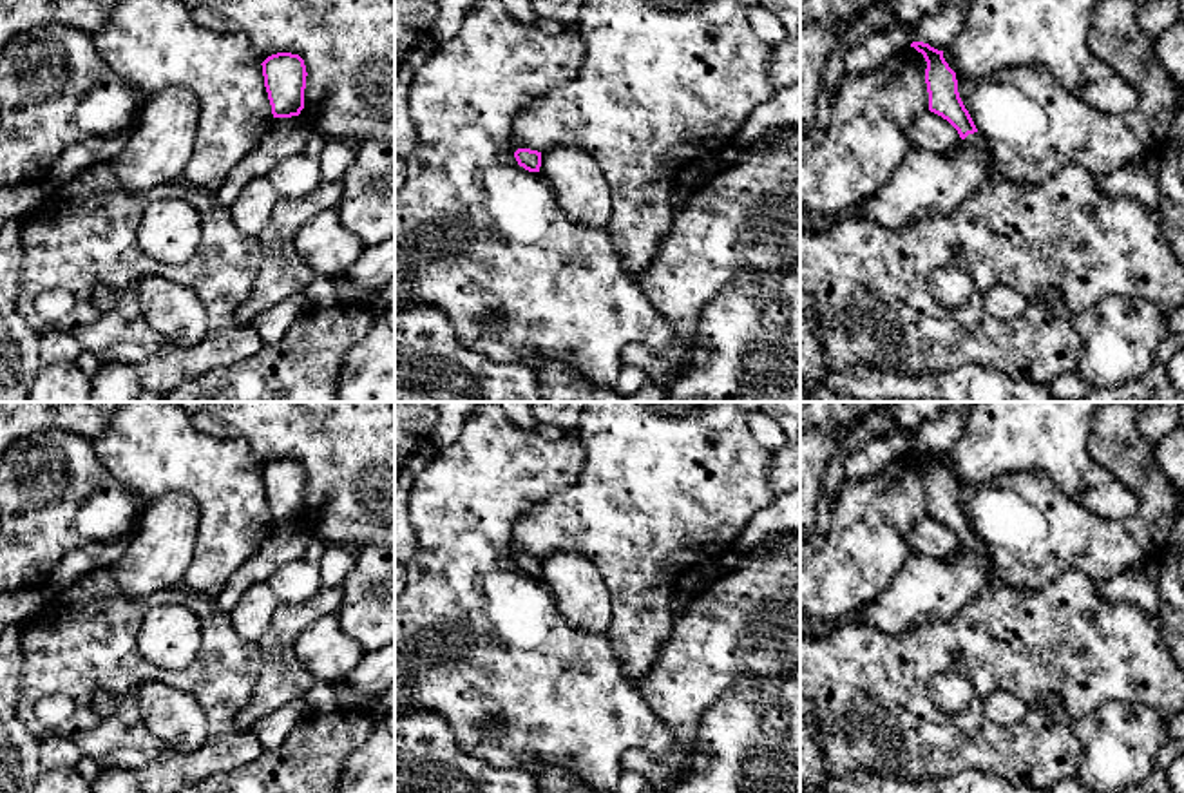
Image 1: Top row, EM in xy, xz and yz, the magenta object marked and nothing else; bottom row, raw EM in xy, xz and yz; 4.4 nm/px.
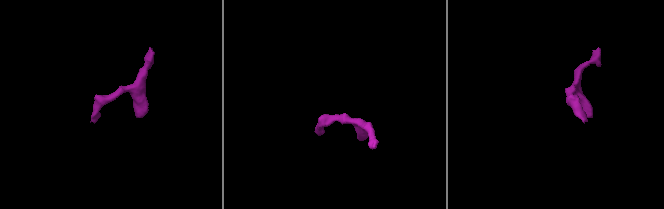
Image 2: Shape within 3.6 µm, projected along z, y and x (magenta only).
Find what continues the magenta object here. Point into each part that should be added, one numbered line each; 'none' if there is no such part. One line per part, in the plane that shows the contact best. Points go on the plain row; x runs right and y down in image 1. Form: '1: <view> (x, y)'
1: yz (978, 545)

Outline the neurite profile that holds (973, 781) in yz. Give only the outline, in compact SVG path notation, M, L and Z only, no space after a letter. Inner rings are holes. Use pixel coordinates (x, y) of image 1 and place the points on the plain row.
M969 769L949 777L907 780L853 771L842 777L826 777L818 786L800 786L800 793L1046 793L1030 786L1014 786L998 775Z

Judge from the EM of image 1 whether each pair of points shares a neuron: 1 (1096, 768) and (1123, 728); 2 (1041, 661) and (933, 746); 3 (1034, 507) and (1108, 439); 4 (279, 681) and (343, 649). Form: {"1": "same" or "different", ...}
{"1": "same", "2": "same", "3": "same", "4": "different"}

